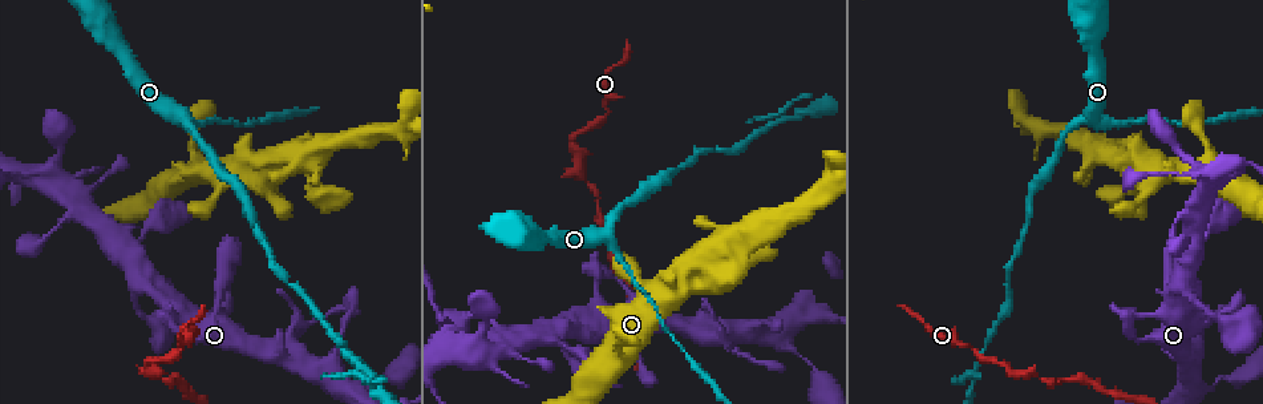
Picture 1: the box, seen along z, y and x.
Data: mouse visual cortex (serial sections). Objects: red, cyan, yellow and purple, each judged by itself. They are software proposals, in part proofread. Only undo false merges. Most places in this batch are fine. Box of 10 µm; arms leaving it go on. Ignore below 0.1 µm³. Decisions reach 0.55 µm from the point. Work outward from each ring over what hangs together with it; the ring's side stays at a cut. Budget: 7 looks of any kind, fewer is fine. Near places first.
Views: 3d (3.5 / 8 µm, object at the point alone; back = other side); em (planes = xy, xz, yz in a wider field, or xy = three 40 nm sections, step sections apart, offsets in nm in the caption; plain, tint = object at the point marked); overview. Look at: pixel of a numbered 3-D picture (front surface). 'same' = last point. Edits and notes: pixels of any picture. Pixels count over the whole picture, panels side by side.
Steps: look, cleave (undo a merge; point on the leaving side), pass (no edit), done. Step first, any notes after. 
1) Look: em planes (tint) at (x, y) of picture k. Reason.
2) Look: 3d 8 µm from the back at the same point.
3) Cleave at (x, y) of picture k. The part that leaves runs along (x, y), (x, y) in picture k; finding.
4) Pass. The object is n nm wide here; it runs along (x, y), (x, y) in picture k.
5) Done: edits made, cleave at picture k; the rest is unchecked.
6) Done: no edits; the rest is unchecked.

Look: 3d 3.5 µm at (609, 222) of picture 1. Three arms meet.

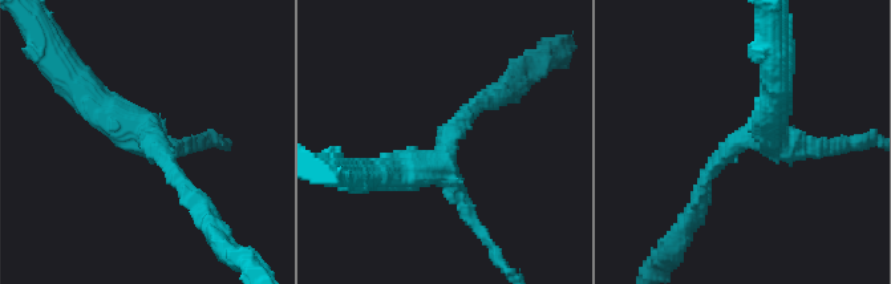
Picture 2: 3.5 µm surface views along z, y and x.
Look: em planes (tint) at (151, 143) of picture 2. 3 arms meet here; the arms are 200, 250, 400 nm wide; now the EM.

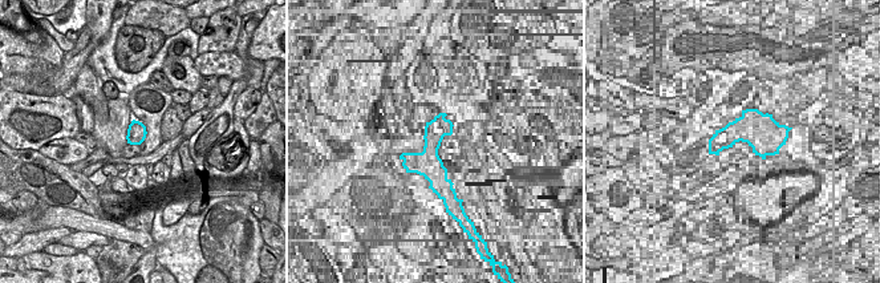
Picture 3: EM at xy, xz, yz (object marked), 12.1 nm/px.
Pass. It runs along (94, 101), (148, 133), (201, 203) in picture 2; one cell here.

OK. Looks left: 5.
Look: 3d 3.5 µm at (48, 235) of picture 1. Sudden change in width.

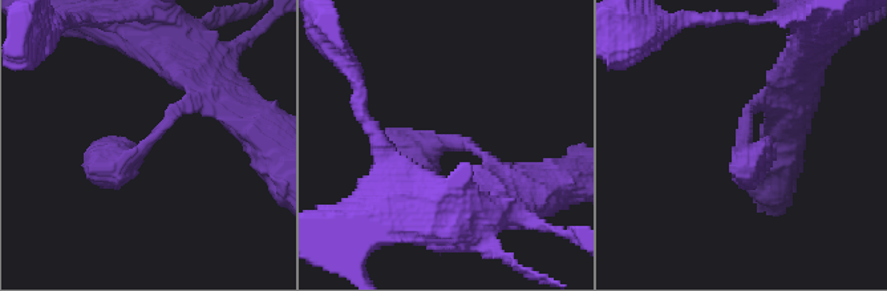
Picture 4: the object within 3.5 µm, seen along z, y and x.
Look: em xy step 3 (tint) at (743, 142) of picture 4.

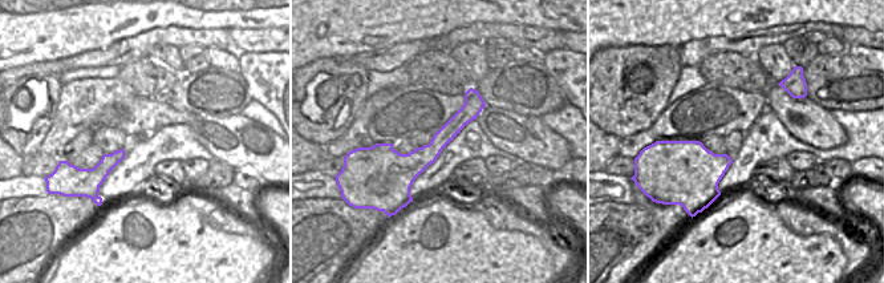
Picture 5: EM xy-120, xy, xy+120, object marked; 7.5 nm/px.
Pass. It runs along (481, 104), (417, 161), (370, 153) in picture 5; one cell here.

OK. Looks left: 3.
Look: 3d 3.5 µm at (991, 360) of picture 1. Sharp bend.

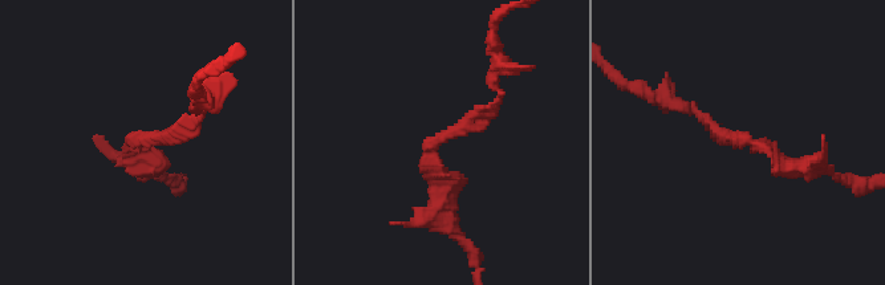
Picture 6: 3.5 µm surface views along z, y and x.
Look: em planes (tint) at (742, 142) of picture 6. Need the tissue.

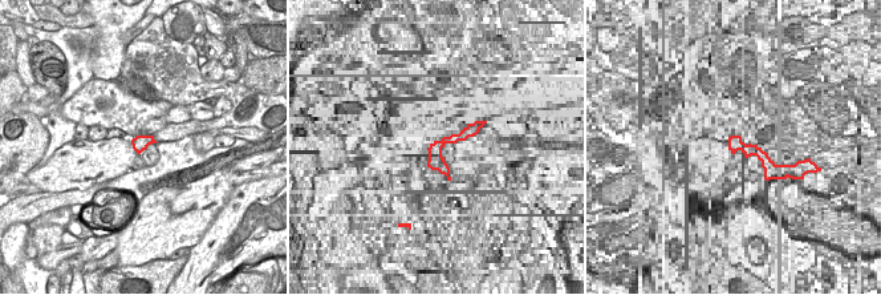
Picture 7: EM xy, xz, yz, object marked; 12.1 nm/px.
Pass. It runs along (697, 113), (782, 166), (819, 170) in picture 6; all the same cell.

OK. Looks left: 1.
Done: no edits; the rest is unchecked.

